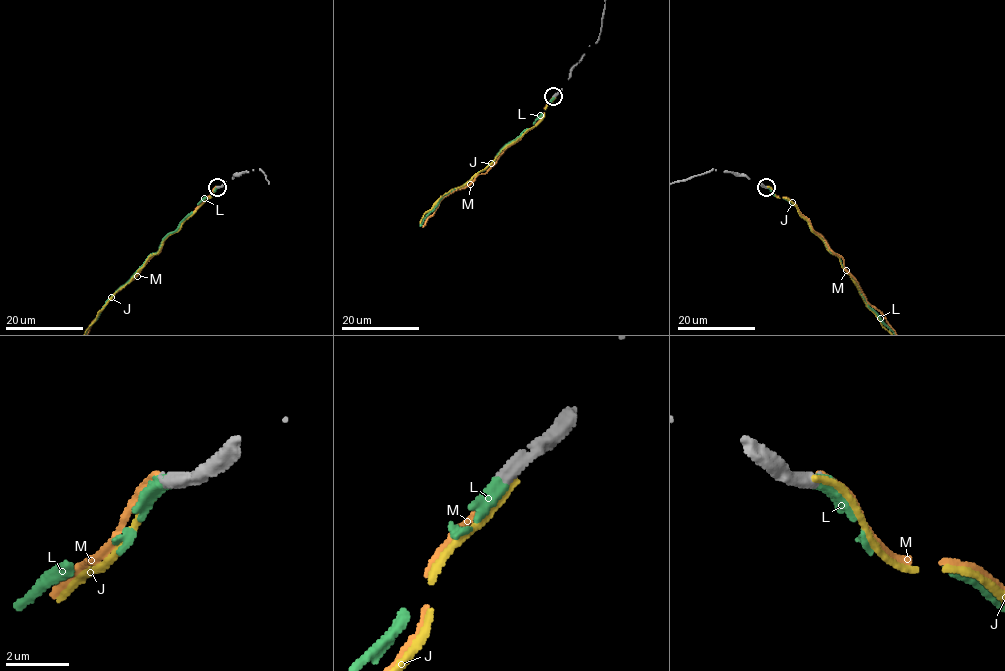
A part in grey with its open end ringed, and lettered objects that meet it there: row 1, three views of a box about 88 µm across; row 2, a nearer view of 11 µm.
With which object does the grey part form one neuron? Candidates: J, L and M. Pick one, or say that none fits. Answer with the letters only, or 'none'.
L

